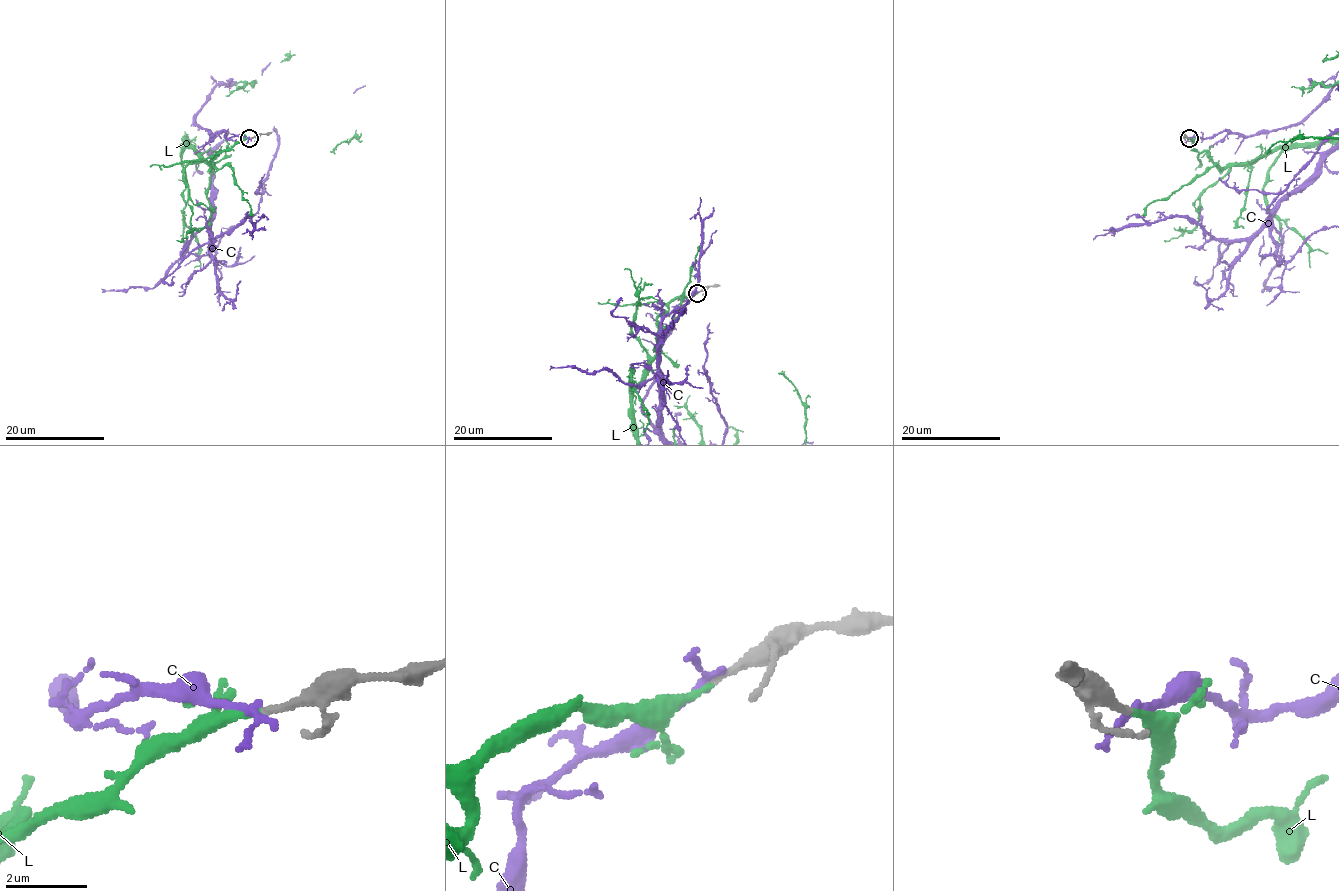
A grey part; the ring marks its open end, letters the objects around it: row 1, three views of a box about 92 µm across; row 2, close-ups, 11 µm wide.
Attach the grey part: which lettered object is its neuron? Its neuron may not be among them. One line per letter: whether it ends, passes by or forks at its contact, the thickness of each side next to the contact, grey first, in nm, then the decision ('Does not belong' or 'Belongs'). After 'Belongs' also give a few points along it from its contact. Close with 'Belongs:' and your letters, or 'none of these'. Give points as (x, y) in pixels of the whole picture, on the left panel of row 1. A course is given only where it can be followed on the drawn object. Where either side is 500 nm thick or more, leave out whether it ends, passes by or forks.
C: It ends there. Thickness 180 nm (grey) against 220 nm. Does not belong
L: It ends there. Thickness 180 nm (grey) against 160 nm. Belongs
Belongs: L

